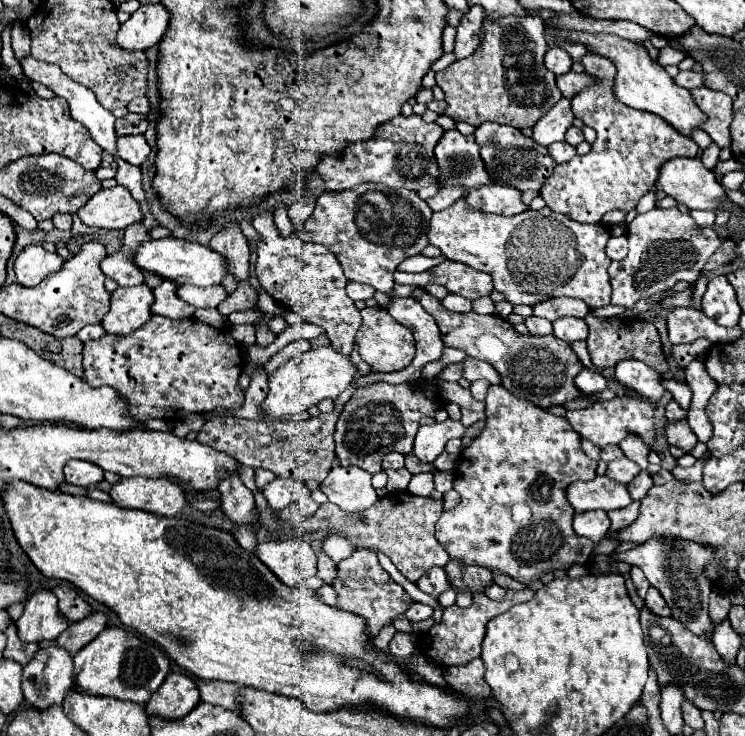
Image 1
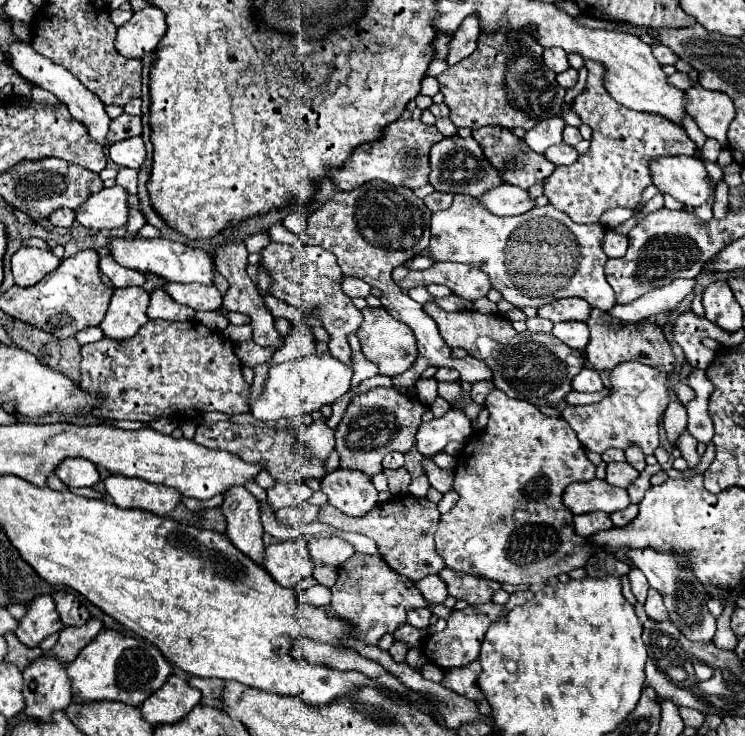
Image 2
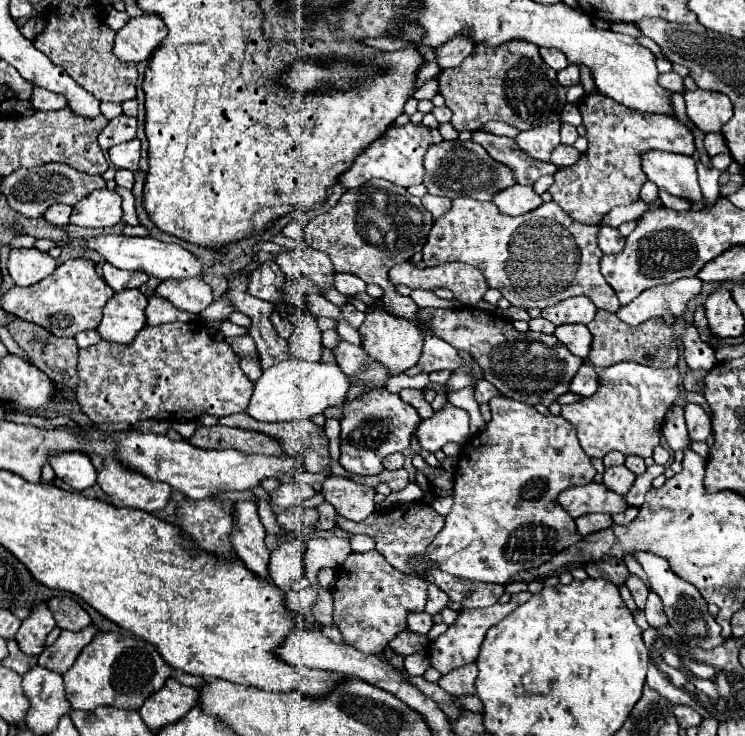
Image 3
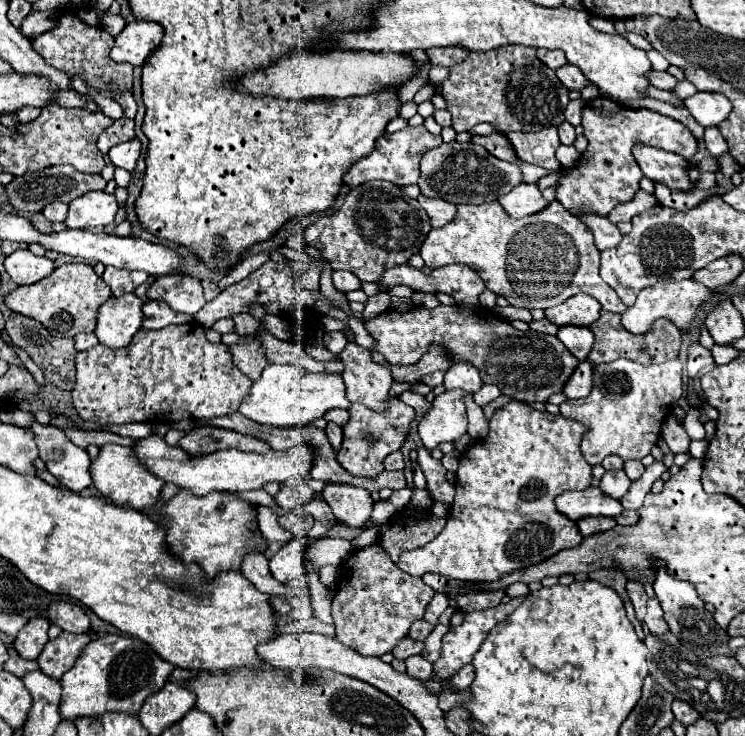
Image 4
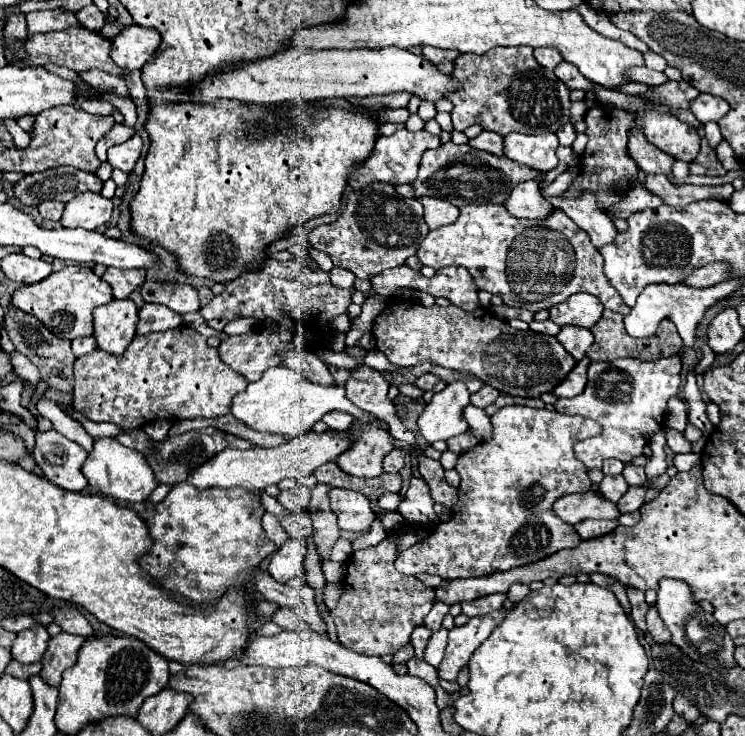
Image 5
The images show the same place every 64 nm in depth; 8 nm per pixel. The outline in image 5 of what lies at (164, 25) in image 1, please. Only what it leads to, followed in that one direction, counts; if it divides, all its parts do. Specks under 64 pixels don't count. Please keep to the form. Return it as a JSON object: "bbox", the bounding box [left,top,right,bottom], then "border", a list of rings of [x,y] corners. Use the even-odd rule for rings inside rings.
{"bbox":[112,24,160,70],"border":[[[136,24],[126,26],[112,42],[112,60],[120,68],[136,70],[146,64],[146,60],[158,50],[160,34],[154,28],[140,28]]]}

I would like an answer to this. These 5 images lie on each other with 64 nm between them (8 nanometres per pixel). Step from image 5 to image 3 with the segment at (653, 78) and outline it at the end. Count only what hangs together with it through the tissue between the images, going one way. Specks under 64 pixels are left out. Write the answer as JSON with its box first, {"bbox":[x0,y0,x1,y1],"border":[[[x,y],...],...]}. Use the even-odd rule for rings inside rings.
{"bbox":[660,72,684,92],"border":[[[668,72],[668,74],[660,74],[660,86],[662,88],[668,88],[668,90],[672,90],[672,92],[684,92],[684,78],[680,76],[680,74],[676,74],[676,72]]]}

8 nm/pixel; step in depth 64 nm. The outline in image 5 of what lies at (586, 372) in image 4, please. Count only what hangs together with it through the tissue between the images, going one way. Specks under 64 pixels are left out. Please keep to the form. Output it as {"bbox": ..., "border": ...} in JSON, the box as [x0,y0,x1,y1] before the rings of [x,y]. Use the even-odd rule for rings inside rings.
{"bbox":[554,356,590,398],"border":[[[584,356],[574,366],[574,370],[566,376],[566,380],[560,386],[556,386],[554,394],[560,398],[574,398],[580,392],[584,392],[584,388],[588,384],[588,366],[590,366],[590,360],[588,360],[588,356]]]}

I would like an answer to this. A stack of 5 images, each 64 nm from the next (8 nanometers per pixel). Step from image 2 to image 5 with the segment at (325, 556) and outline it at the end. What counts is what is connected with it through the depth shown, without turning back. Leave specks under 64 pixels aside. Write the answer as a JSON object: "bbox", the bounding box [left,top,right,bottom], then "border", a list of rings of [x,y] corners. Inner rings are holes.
{"bbox":[328,538,352,562],"border":[[[340,538],[340,540],[336,540],[336,544],[332,546],[332,552],[330,552],[328,560],[332,560],[332,562],[346,562],[350,554],[352,554],[350,540],[344,540],[344,538]]]}

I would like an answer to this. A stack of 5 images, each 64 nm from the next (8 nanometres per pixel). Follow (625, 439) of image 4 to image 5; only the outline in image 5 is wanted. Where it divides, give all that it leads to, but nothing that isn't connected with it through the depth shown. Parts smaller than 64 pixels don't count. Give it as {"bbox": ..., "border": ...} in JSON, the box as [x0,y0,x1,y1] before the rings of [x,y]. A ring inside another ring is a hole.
{"bbox":[554,356,682,468],"border":[[[680,356],[642,362],[636,358],[618,358],[612,362],[592,362],[586,390],[576,398],[560,398],[554,408],[562,414],[584,416],[600,422],[602,432],[596,438],[582,440],[574,446],[576,456],[588,468],[602,468],[606,458],[630,462],[644,454],[648,438],[662,428],[666,404],[680,392],[682,362]]]}

